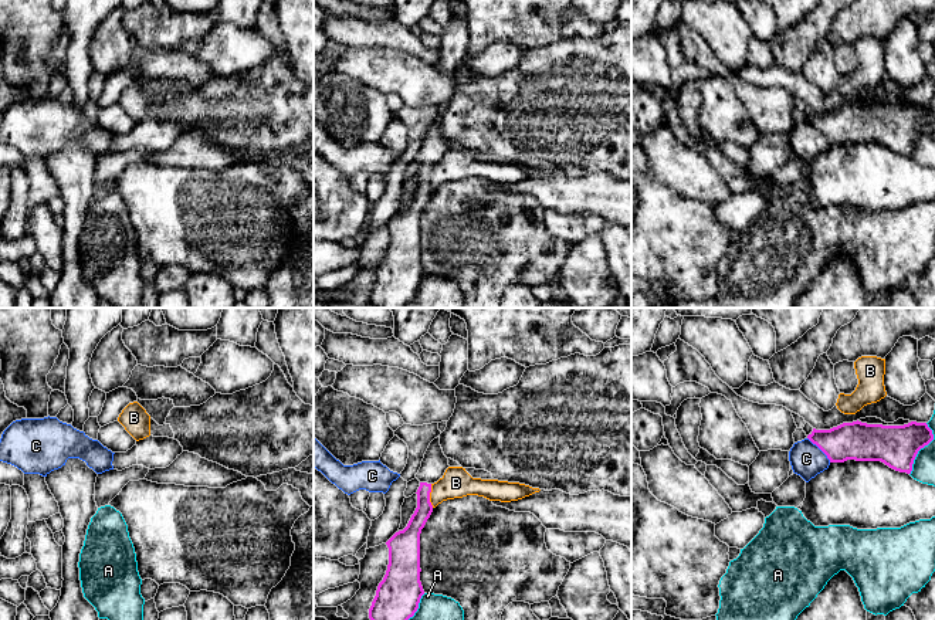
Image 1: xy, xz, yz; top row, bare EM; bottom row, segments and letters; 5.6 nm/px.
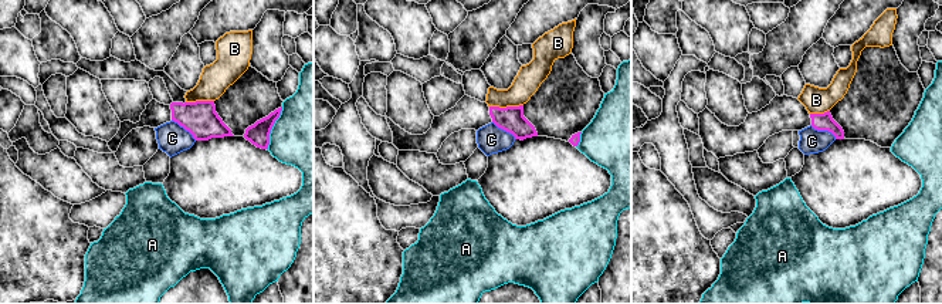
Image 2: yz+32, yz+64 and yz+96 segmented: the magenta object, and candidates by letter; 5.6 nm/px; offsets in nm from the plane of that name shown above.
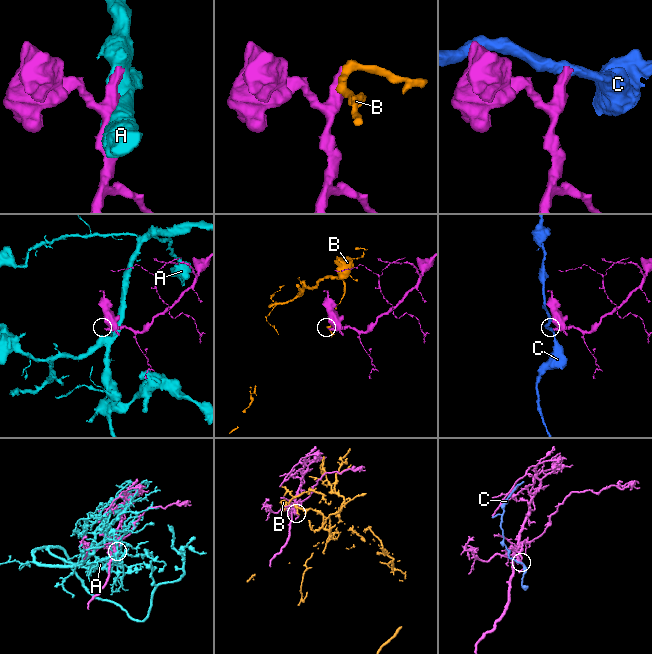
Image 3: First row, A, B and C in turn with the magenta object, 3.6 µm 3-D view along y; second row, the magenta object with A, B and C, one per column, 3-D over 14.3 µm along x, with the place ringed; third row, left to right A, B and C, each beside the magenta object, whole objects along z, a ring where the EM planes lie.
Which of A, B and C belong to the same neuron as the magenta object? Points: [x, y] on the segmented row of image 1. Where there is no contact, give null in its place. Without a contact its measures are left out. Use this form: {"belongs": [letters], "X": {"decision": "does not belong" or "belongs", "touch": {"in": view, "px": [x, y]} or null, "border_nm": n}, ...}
{"belongs": [], "A": {"decision": "does not belong", "touch": {"in": "yz", "px": [921, 447]}, "border_nm": 320}, "B": {"decision": "does not belong", "touch": {"in": "xz", "px": [429, 495]}, "border_nm": 140}, "C": {"decision": "does not belong", "touch": {"in": "yz", "px": [820, 449]}, "border_nm": 190}}

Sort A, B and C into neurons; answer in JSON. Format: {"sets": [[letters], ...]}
{"sets": [["A"], ["B"], ["C"]]}

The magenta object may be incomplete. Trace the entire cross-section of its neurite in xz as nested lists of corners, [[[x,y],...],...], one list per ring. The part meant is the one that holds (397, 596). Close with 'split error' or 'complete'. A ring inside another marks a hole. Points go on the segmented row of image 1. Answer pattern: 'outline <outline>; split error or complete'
outline [[[437,437],[430,443],[416,474],[420,481],[417,508],[407,526],[386,542],[389,565],[369,609],[370,620],[409,620],[417,611],[424,594],[420,582],[420,533],[433,512],[431,485],[443,478],[448,467]]]; split error

